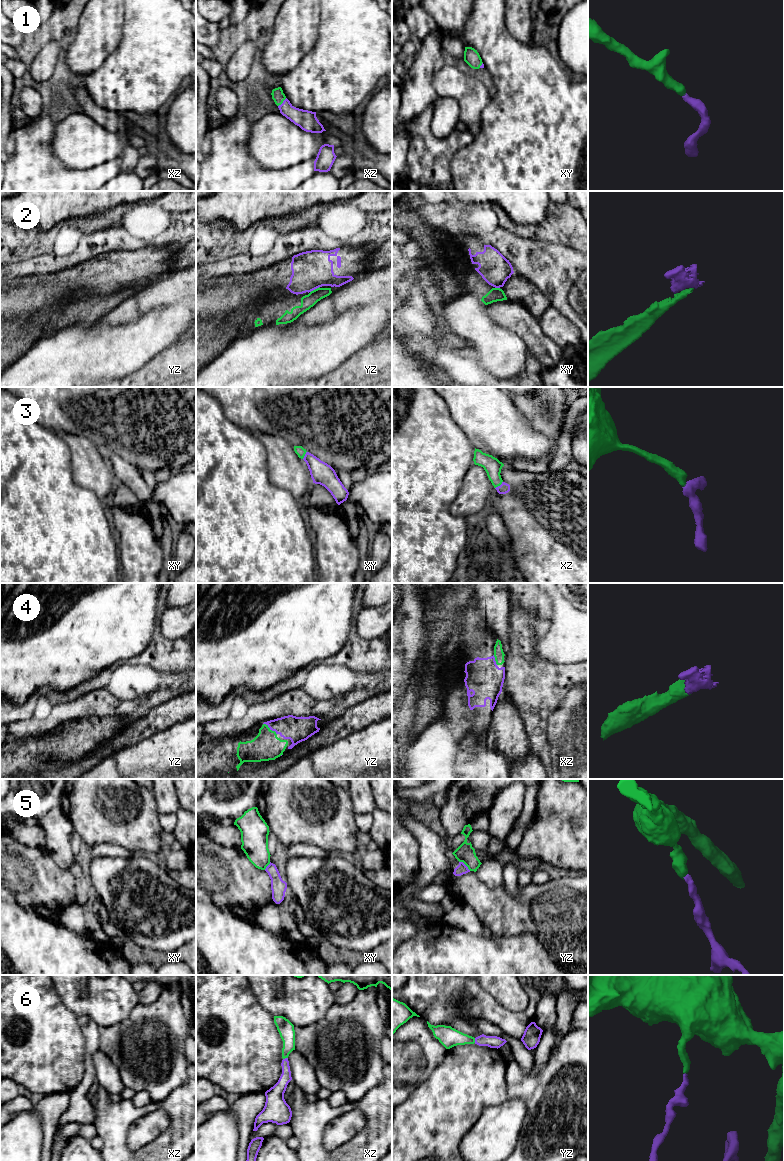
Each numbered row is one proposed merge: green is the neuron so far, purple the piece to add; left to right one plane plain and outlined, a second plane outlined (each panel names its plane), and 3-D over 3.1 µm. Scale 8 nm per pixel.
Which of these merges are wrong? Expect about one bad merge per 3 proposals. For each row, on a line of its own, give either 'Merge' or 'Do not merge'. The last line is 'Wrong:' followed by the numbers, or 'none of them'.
1: Merge
2: Do not merge
3: Merge
4: Merge
5: Do not merge
6: Merge
Wrong: 2, 5

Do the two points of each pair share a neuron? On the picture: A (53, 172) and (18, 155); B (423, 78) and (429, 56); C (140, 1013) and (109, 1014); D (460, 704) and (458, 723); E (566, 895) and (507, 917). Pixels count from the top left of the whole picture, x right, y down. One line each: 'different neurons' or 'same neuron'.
A: same neuron
B: same neuron
C: different neurons
D: same neuron
E: same neuron

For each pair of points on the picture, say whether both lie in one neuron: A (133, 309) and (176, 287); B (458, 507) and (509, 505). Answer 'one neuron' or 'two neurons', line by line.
A: one neuron
B: two neurons

